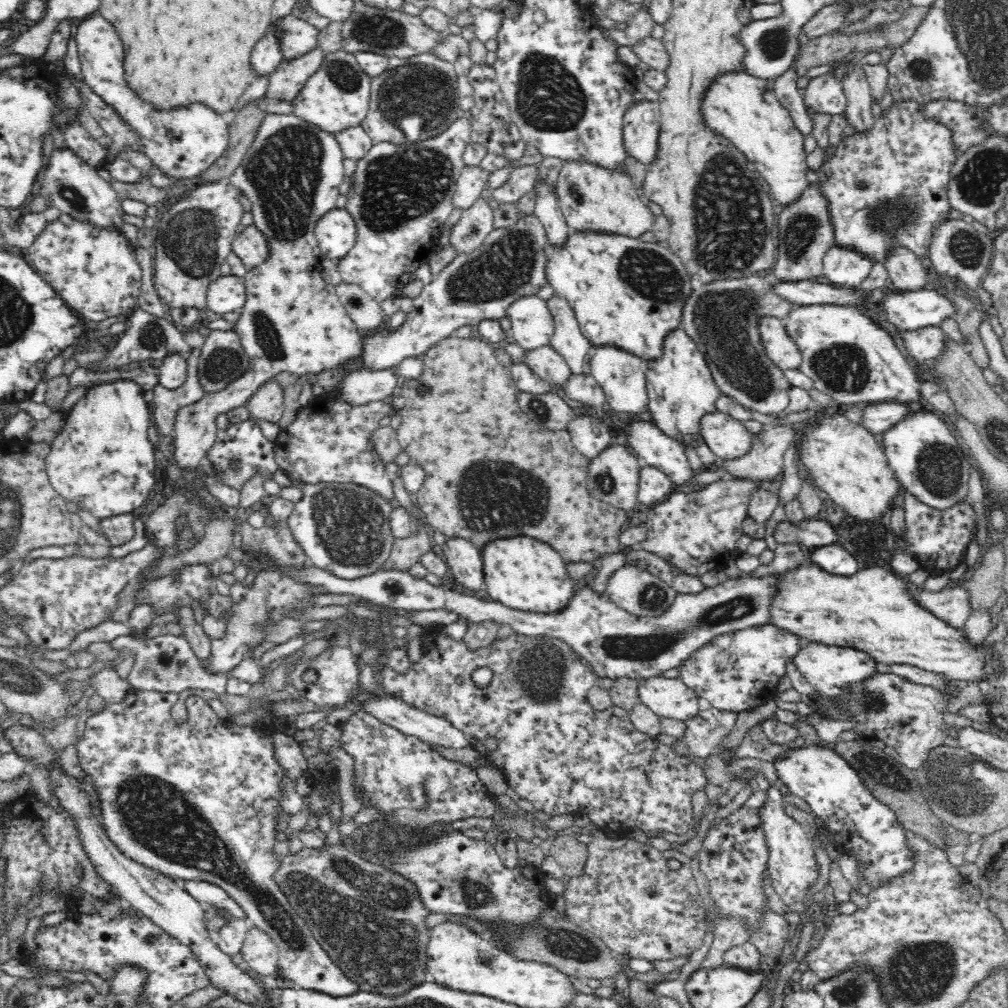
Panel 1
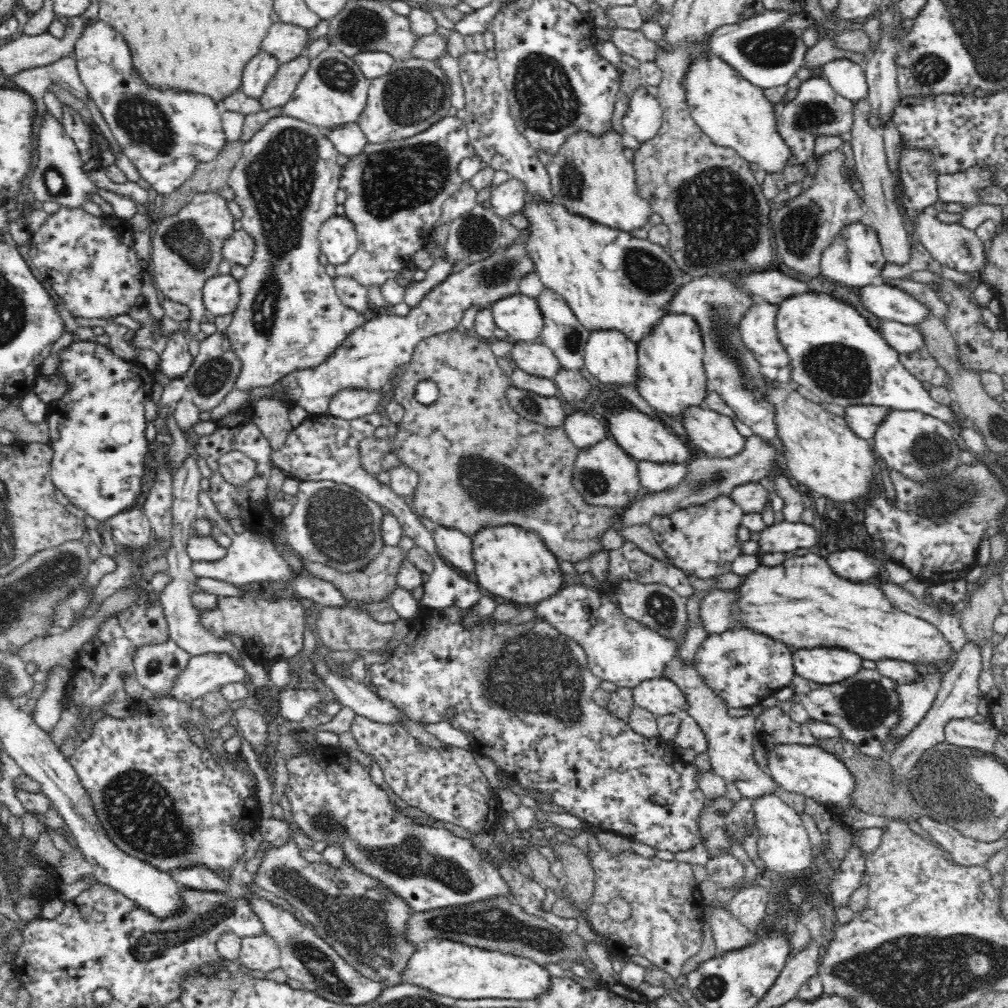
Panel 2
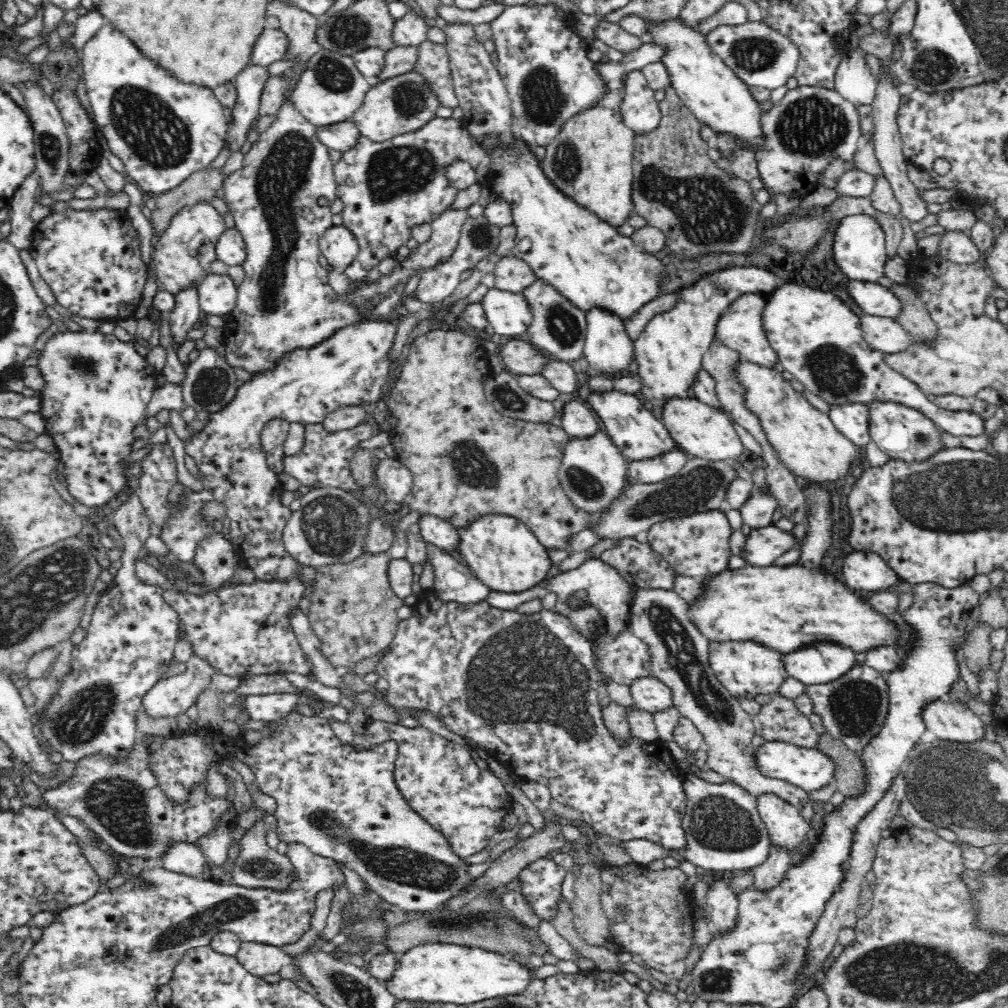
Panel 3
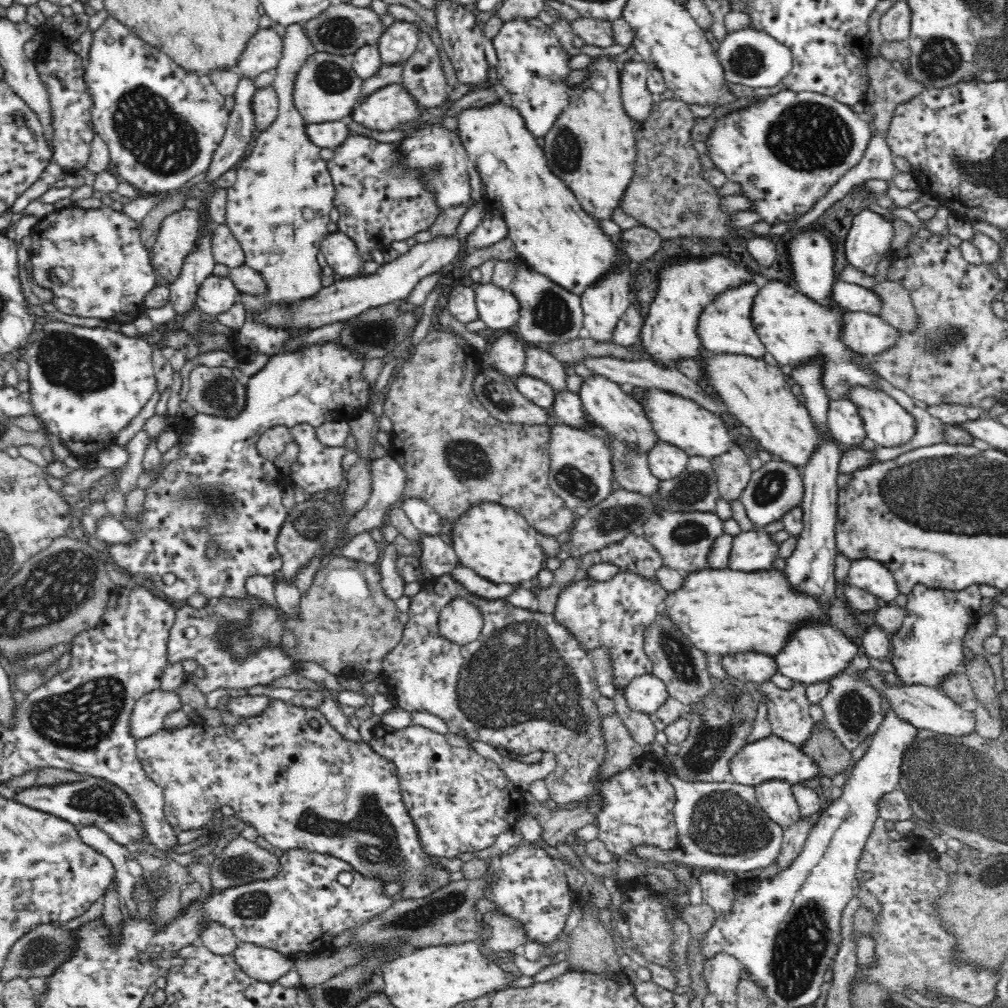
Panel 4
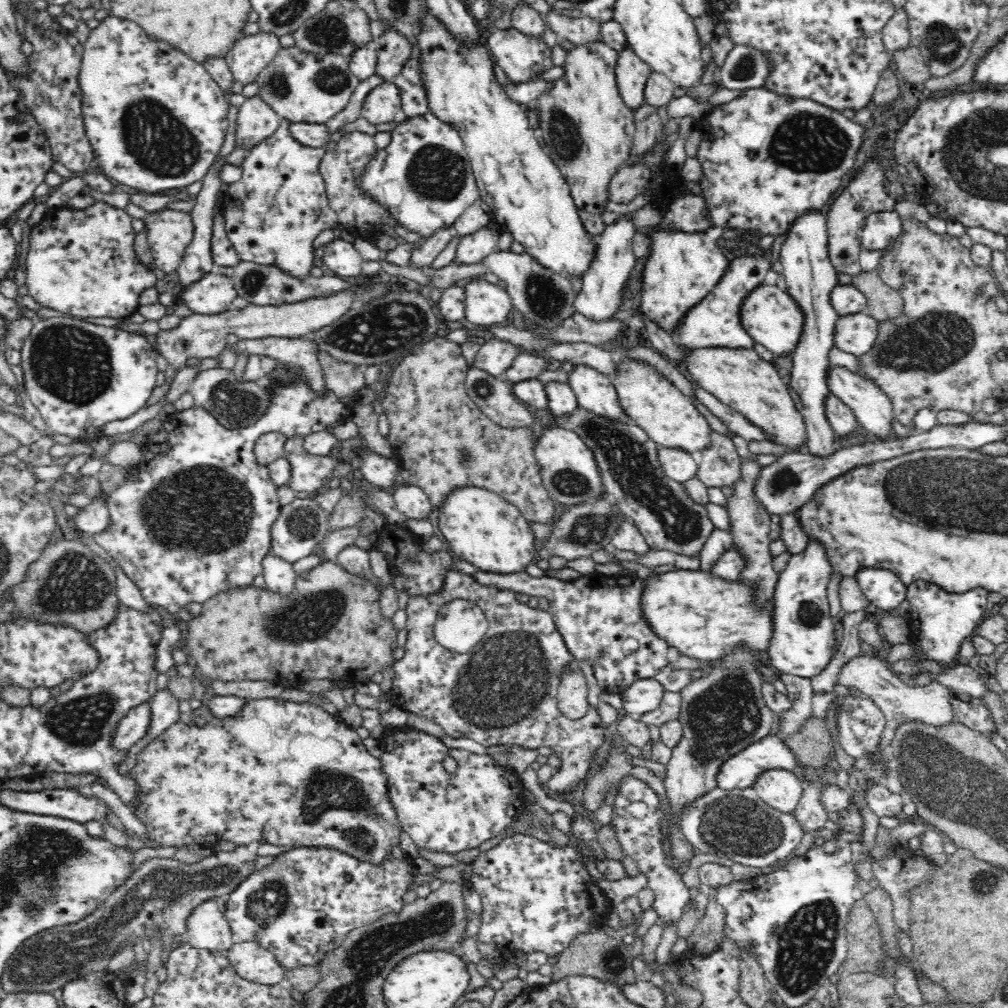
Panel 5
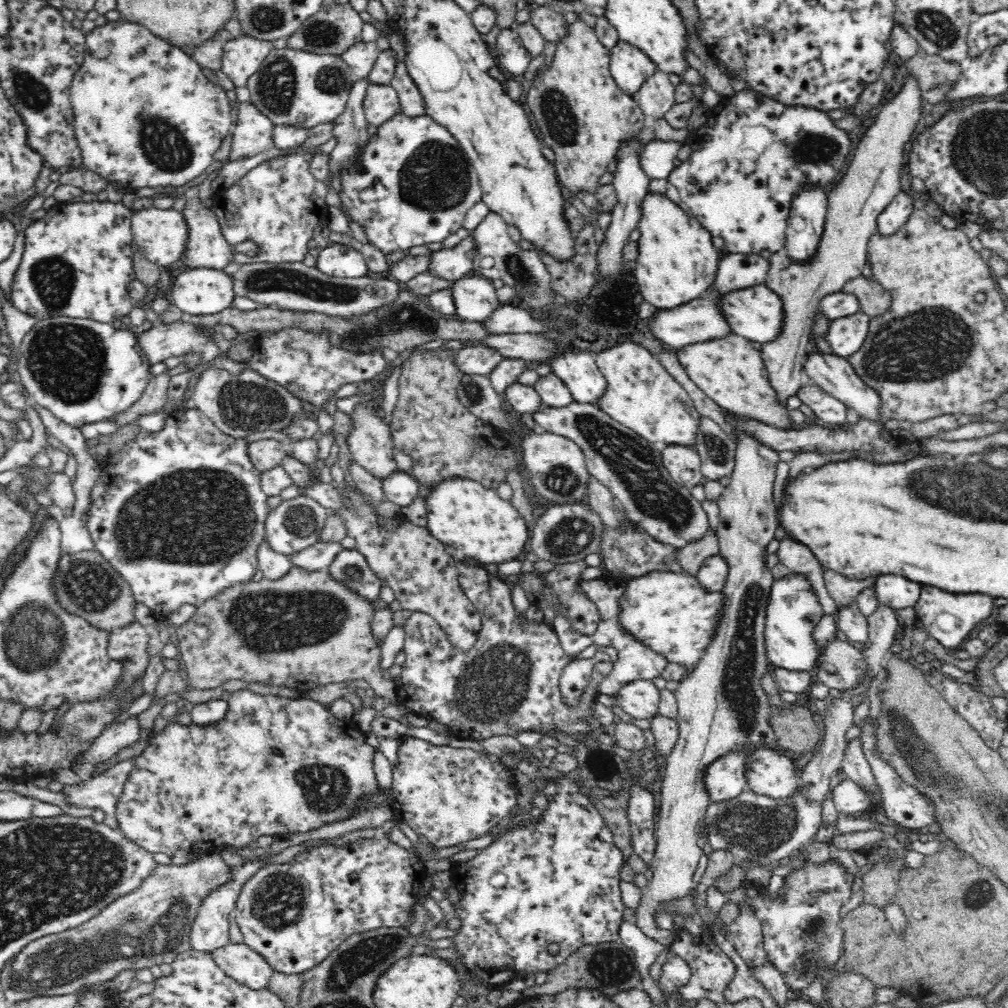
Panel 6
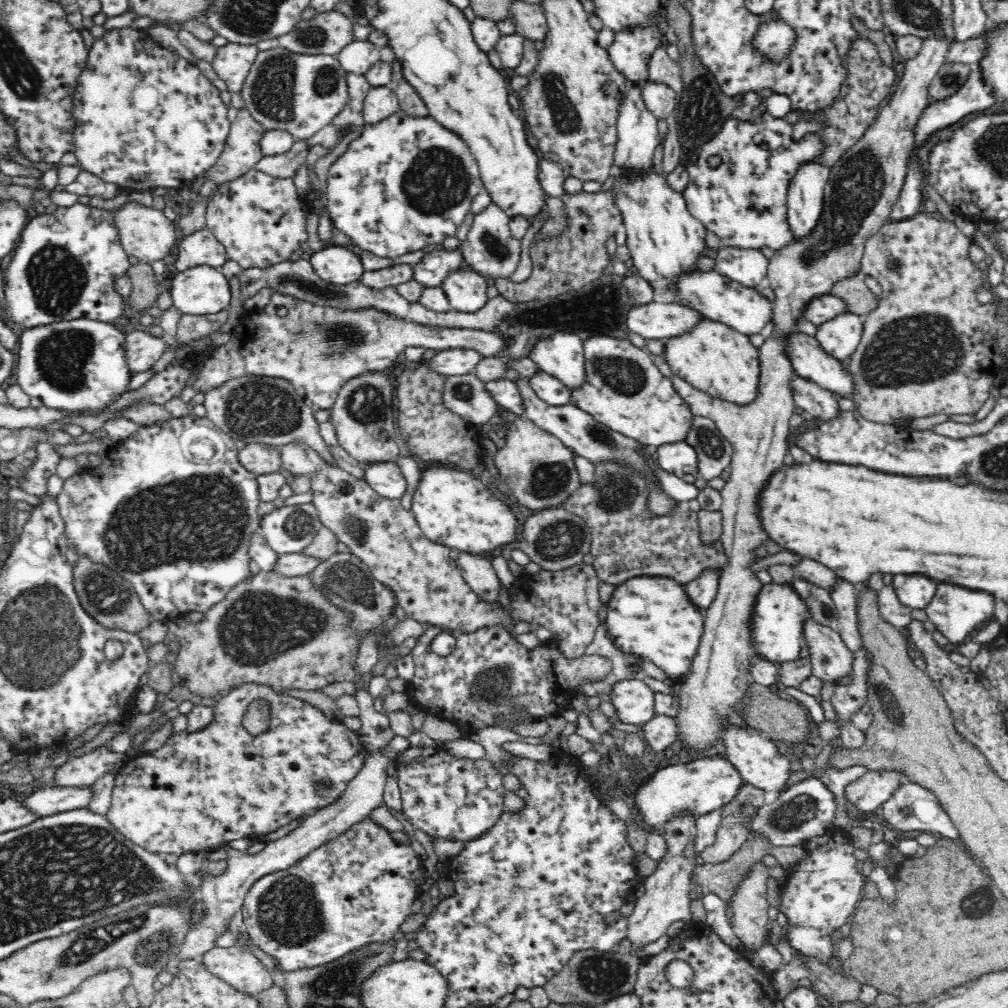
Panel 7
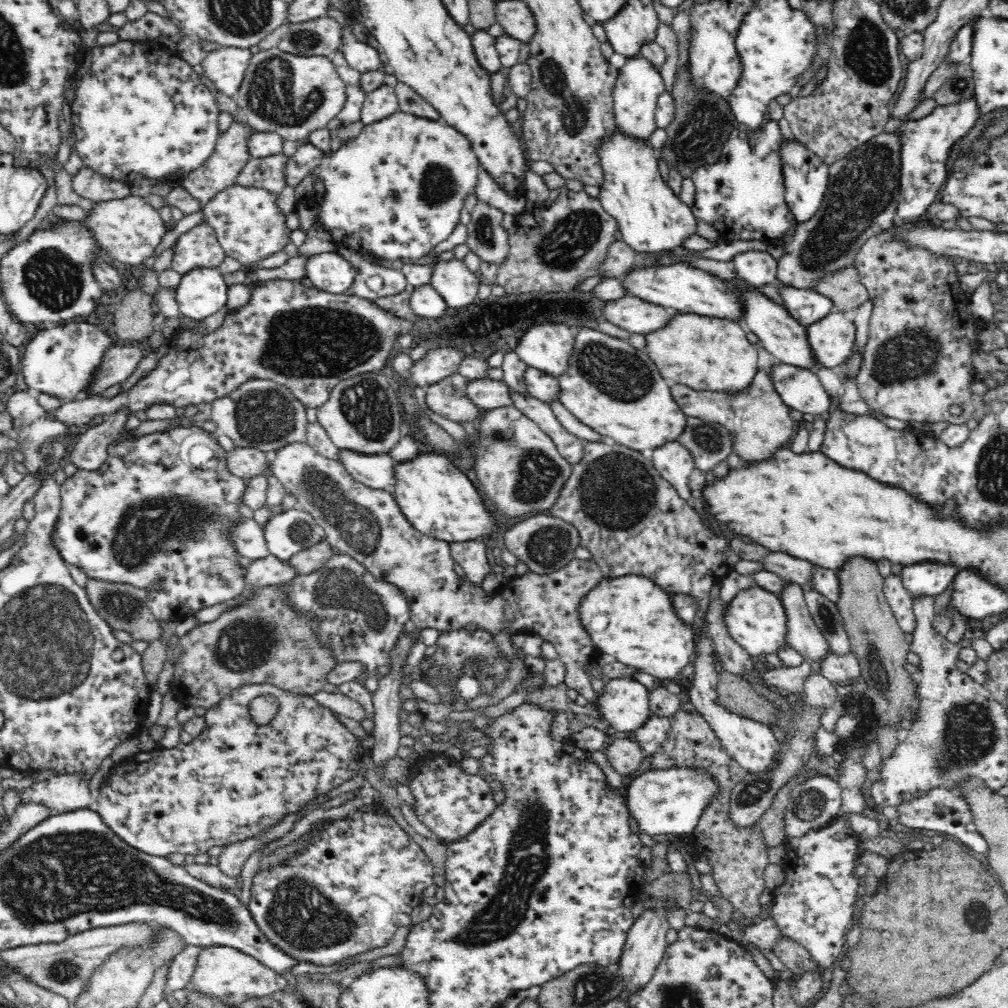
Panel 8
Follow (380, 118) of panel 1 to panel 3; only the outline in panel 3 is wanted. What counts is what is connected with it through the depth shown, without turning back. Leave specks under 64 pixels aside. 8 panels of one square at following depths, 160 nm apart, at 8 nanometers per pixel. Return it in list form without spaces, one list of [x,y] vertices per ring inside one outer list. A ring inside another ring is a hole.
[[[412,68],[405,73],[373,83],[362,106],[351,120],[359,128],[361,136],[374,142],[386,142],[401,134],[420,130],[436,117],[436,110],[440,105],[440,99],[432,89],[432,83],[424,77],[424,74]]]

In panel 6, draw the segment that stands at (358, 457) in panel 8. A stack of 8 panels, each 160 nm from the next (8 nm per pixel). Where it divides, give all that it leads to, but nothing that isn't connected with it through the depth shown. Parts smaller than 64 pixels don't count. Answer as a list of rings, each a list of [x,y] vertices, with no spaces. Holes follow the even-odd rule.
[[[396,470],[381,481],[387,500],[398,504],[401,509],[410,506],[420,496],[420,484],[408,472]]]

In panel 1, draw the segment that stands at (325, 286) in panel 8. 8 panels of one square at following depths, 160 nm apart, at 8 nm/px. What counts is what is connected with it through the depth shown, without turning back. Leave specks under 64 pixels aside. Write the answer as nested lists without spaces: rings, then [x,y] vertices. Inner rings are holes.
[[[334,208],[316,222],[314,235],[324,259],[341,259],[356,243],[357,229],[348,209]]]

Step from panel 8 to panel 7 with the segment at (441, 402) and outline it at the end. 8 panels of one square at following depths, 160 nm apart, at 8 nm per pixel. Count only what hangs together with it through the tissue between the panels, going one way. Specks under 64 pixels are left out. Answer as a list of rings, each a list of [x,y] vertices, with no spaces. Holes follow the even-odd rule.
[[[474,373],[448,376],[444,386],[446,407],[477,426],[488,423],[501,408],[486,384]]]

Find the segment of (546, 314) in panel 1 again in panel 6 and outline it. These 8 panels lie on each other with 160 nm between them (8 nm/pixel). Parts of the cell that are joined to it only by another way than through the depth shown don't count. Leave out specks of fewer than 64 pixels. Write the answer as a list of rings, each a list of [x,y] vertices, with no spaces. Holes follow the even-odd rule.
[[[469,274],[454,281],[451,289],[462,321],[485,322],[504,305],[496,296],[496,288],[486,277]]]

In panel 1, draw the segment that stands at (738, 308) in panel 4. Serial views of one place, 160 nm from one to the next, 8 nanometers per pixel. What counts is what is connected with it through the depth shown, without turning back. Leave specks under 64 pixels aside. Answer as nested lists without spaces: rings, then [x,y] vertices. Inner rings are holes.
[[[764,317],[760,320],[760,340],[766,354],[782,370],[799,370],[802,366],[802,353],[798,343],[788,333],[783,319]]]

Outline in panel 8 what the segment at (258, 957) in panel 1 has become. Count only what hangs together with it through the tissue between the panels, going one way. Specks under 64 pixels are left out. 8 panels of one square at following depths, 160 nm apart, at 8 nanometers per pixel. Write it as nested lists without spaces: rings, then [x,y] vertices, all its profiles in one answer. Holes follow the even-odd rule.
[[[210,946],[200,952],[198,964],[188,988],[216,995],[220,997],[220,1001],[232,1003],[232,1005],[240,1005],[250,998],[276,995],[286,986],[286,982],[287,980],[280,973],[241,950],[229,946]]]

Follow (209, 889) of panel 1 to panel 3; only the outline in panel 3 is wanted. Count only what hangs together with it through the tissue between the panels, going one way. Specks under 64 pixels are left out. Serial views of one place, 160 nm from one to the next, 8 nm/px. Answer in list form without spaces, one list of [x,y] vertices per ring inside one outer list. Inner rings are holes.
[[[178,842],[168,850],[166,856],[162,856],[161,860],[163,862],[162,868],[168,872],[198,880],[208,880],[211,876],[208,858],[196,845]]]

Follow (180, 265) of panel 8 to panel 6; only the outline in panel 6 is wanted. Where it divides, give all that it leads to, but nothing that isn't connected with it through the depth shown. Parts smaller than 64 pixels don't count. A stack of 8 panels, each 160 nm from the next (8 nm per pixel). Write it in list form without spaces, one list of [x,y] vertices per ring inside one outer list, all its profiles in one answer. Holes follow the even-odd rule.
[[[200,186],[185,187],[186,206],[183,209],[186,223],[189,227],[189,242],[186,246],[186,260],[184,260],[186,266],[191,268],[209,268],[222,270],[225,266],[228,266],[230,262],[235,262],[234,252],[236,247],[230,245],[223,236],[221,223],[217,218],[216,213],[212,208],[204,206],[198,198],[198,192],[200,192]]]

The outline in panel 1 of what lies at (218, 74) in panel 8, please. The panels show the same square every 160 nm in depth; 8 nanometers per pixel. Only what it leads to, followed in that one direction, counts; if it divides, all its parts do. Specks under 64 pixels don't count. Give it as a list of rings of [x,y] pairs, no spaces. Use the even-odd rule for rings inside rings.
[[[287,15],[276,21],[278,23],[278,37],[280,37],[280,48],[287,60],[298,58],[318,47],[319,29],[310,24],[310,21]]]

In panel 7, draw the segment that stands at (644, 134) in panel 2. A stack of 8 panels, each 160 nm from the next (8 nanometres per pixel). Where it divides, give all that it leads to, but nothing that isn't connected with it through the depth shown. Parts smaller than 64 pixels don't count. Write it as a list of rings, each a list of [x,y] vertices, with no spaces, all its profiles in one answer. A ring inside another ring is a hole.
[[[634,28],[626,32],[616,32],[614,42],[607,48],[609,59],[616,72],[627,82],[641,86],[648,81],[650,60],[656,48],[665,44],[664,32],[660,28]]]

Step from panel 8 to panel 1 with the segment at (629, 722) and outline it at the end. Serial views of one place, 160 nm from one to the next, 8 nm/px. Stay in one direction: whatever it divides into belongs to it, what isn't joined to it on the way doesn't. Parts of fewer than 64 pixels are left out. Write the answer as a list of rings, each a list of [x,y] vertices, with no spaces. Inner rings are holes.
[[[662,676],[640,679],[637,689],[641,704],[648,706],[658,717],[686,722],[698,717],[701,712],[698,704],[699,696],[680,679],[668,679]]]

